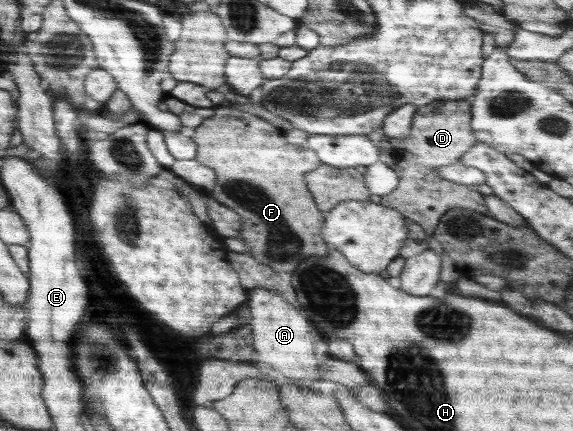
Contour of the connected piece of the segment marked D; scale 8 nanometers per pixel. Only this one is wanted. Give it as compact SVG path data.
M466 100L434 101L416 107L408 135L398 138L384 134L379 144L379 161L388 165L399 177L398 187L381 196L380 204L399 211L417 223L428 236L433 235L440 218L449 209L471 209L490 215L478 190L470 190L468 186L442 178L445 167L456 164L477 142L471 119L471 104Z

